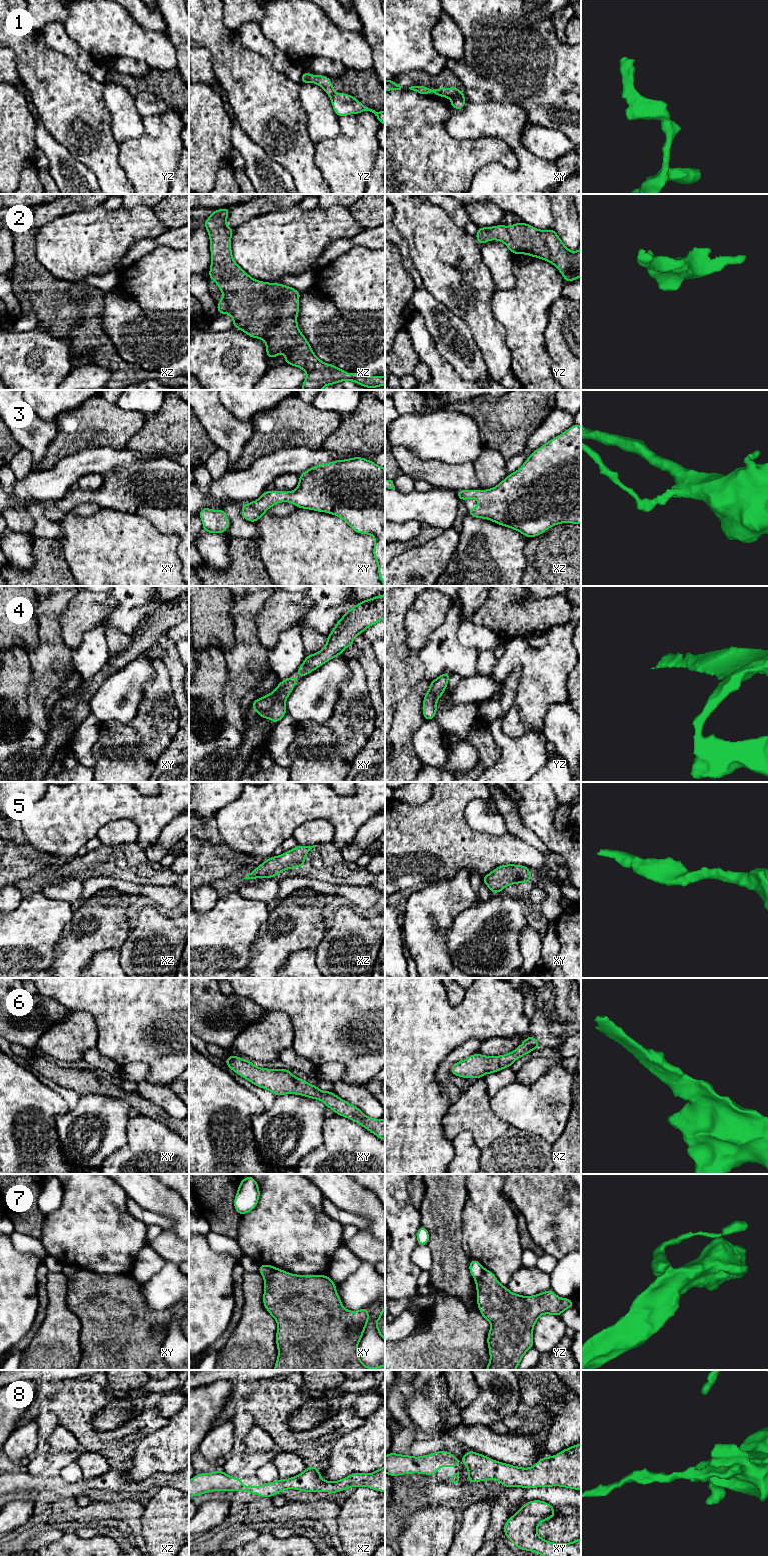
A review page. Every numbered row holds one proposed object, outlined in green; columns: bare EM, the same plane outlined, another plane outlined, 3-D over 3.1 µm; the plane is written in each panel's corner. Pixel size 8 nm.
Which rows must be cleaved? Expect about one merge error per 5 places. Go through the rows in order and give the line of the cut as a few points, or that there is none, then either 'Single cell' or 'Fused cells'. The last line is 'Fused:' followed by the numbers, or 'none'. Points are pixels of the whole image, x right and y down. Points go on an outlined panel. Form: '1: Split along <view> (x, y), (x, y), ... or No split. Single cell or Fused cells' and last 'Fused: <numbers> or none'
1: Split along xy (463, 95), (454, 95), (451, 98). Fused cells
2: No split. Single cell
3: No split. Single cell
4: No split. Single cell
5: No split. Single cell
6: No split. Single cell
7: Split along xy (275, 1268), (264, 1276). Fused cells
8: No split. Single cell
Fused: 1, 7

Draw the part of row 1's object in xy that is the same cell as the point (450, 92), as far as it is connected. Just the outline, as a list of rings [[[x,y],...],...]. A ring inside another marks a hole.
[[[418,85],[418,86],[411,86],[409,87],[409,89],[425,96],[429,95],[431,91],[439,97],[452,98],[454,96],[464,96],[464,92],[462,90],[458,90],[456,87],[449,87],[442,89],[435,87],[433,89],[430,89],[426,86]]]

